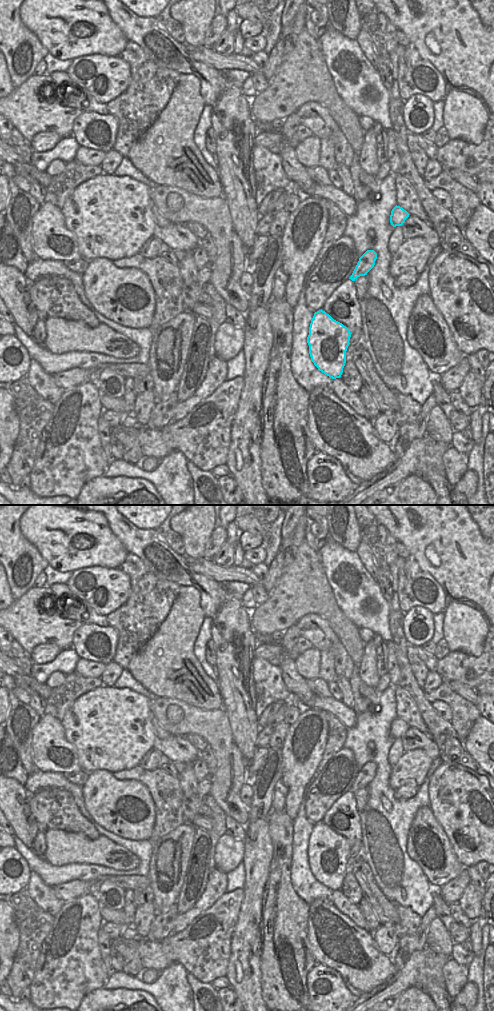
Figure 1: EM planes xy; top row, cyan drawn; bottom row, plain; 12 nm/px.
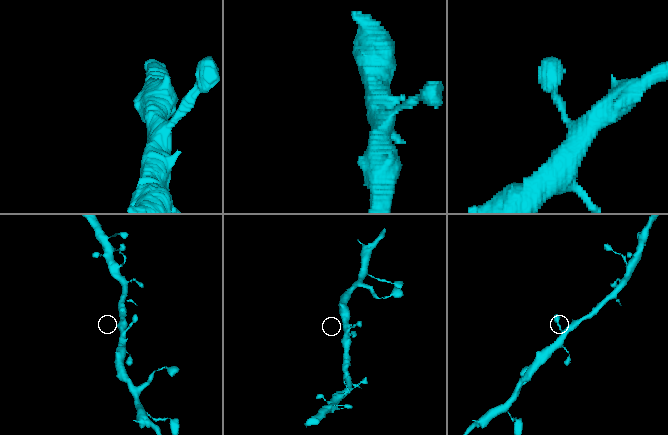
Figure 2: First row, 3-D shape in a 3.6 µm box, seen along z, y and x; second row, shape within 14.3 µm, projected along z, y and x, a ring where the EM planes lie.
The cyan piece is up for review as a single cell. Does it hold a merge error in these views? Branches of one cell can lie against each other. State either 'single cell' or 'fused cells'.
single cell

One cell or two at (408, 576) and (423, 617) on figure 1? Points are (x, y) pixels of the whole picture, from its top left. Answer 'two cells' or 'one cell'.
two cells

